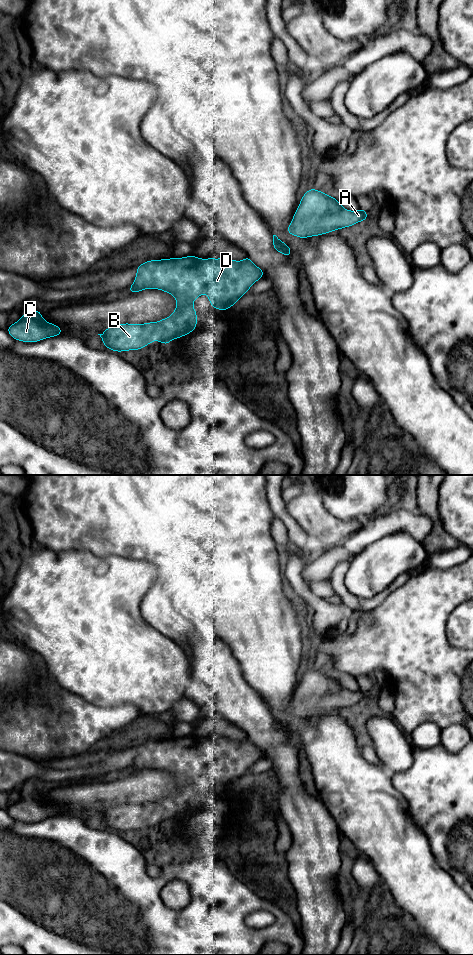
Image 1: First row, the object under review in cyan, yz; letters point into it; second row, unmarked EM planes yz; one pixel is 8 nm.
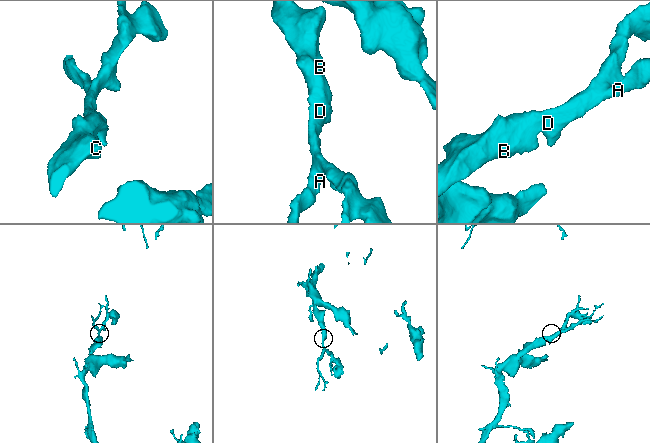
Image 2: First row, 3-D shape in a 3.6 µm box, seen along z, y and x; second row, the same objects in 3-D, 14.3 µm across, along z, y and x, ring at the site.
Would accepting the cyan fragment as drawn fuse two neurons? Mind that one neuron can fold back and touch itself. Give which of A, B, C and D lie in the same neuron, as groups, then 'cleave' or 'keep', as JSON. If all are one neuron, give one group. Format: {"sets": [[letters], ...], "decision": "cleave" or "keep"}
{"sets": [["A", "B", "C", "D"]], "decision": "keep"}

